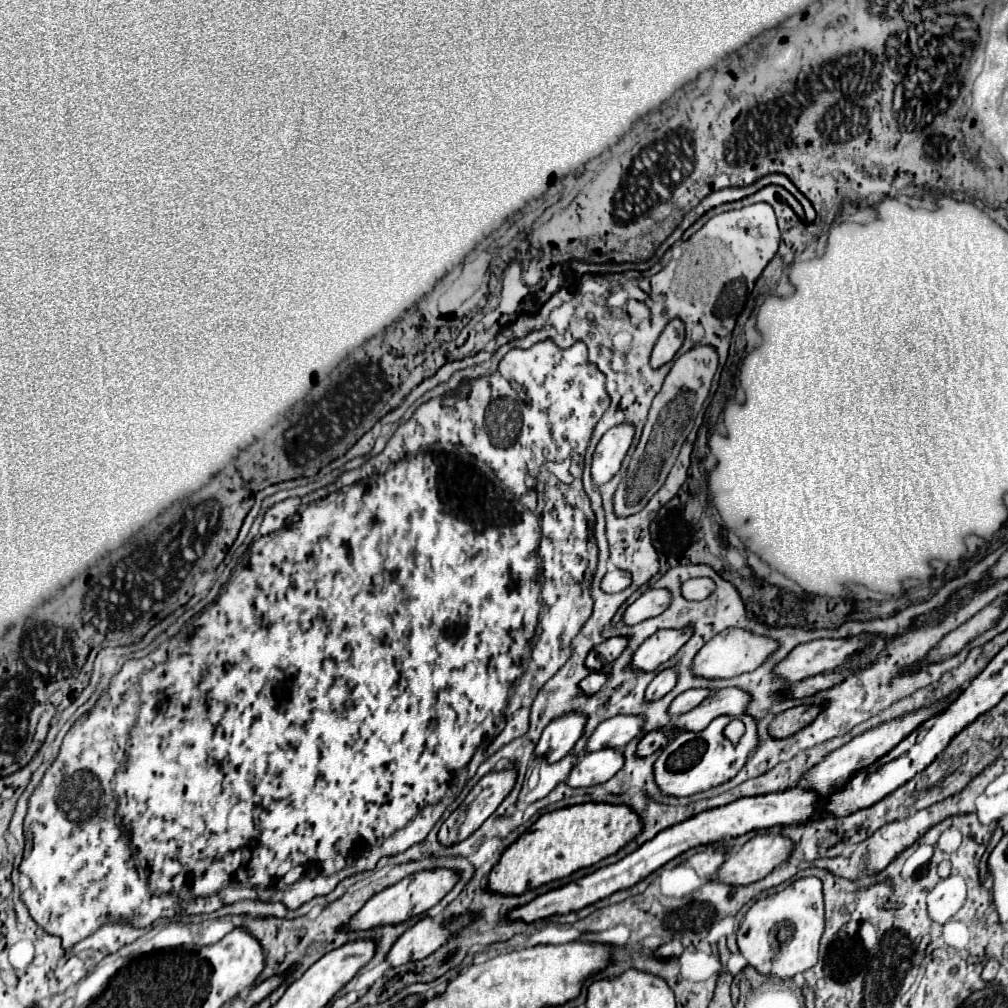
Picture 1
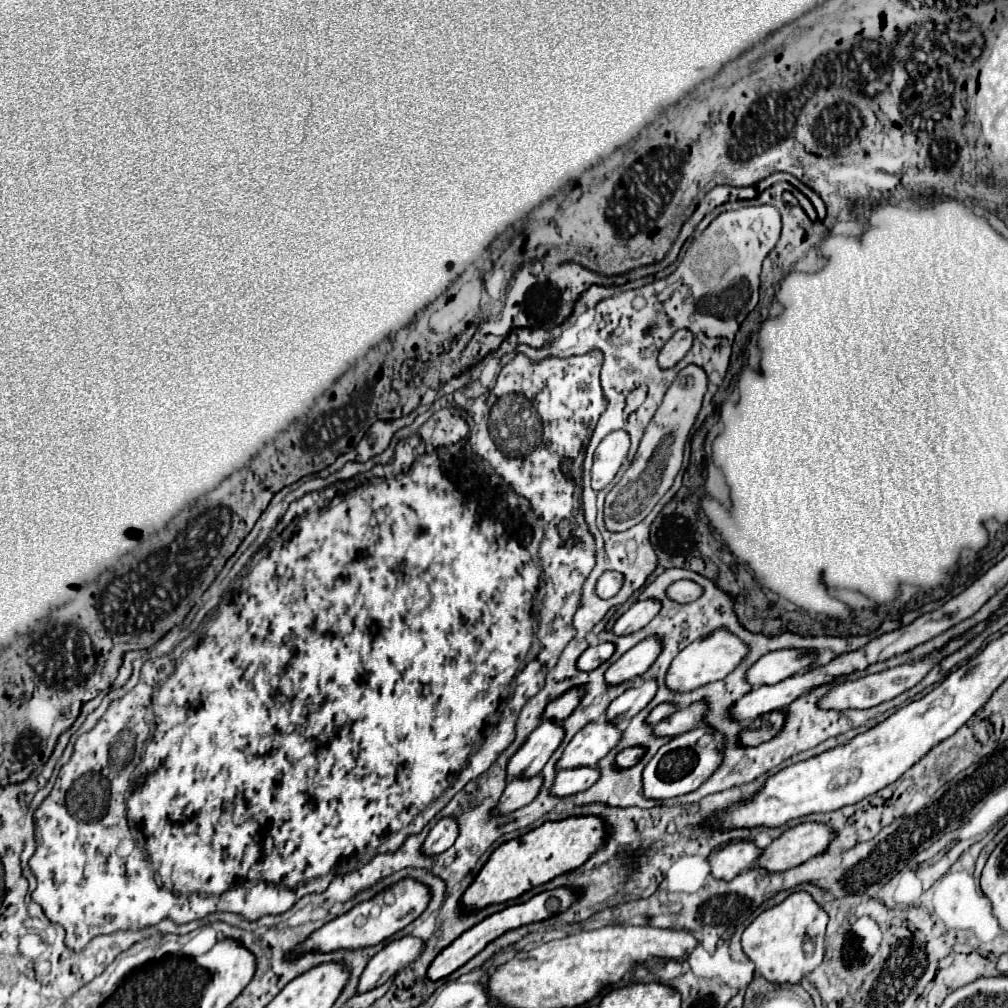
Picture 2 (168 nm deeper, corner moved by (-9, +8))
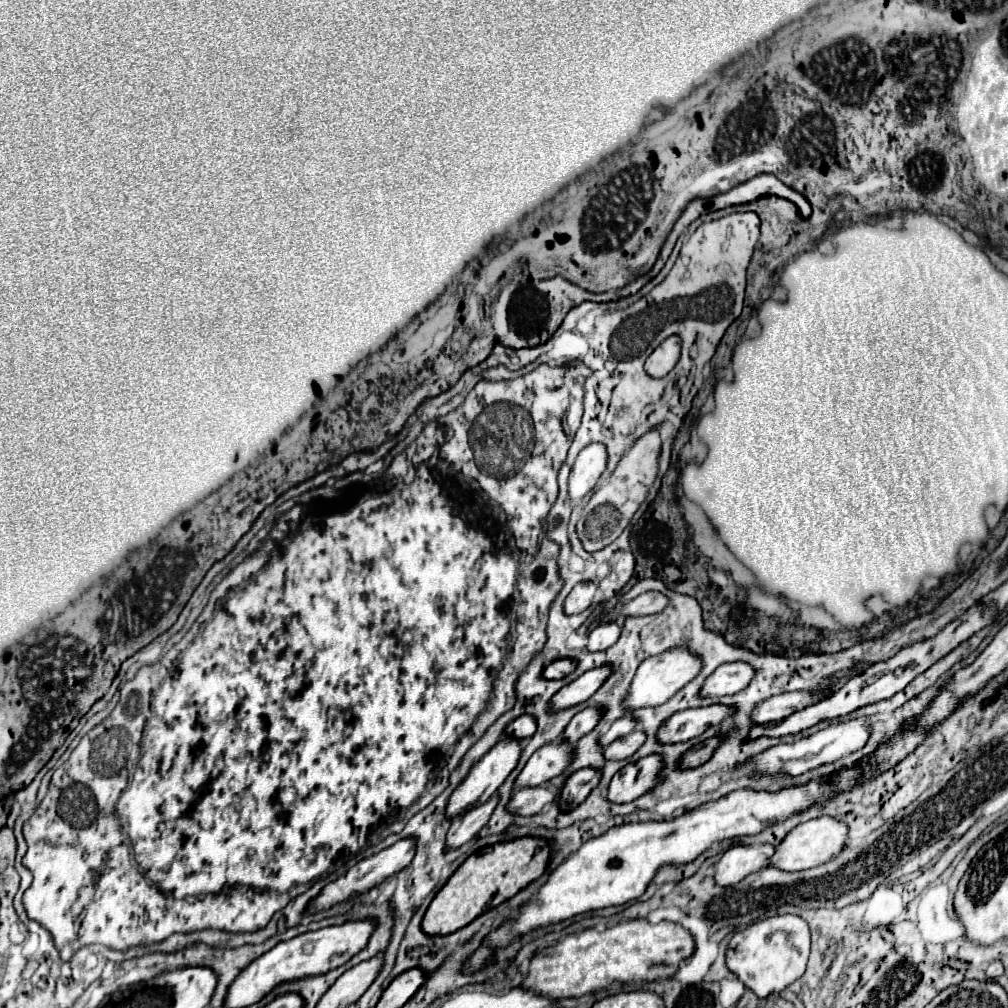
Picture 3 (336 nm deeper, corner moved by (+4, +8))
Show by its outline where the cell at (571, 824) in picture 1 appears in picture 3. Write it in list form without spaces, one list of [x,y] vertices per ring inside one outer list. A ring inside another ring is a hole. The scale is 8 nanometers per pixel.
[[[530,836],[516,838],[512,842],[500,842],[492,848],[486,848],[482,854],[472,854],[430,902],[422,918],[422,932],[428,936],[446,936],[468,926],[482,912],[496,908],[516,892],[526,888],[530,882],[540,878],[546,870],[548,858],[550,852],[546,848],[546,840]]]

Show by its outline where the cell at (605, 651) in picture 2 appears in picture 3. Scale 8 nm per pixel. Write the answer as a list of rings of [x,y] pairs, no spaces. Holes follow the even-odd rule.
[[[554,660],[550,666],[544,668],[542,678],[546,680],[560,680],[564,676],[568,676],[574,670],[574,662],[572,660]]]

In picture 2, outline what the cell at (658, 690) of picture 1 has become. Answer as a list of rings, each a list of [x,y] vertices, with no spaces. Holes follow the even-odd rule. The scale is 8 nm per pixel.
[[[645,680],[641,686],[633,686],[611,702],[607,708],[607,720],[611,724],[623,726],[637,712],[641,712],[657,694],[657,680]]]

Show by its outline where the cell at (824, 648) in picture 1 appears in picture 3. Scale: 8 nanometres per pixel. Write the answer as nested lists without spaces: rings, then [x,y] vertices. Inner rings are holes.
[[[732,662],[718,666],[702,684],[700,696],[730,696],[746,688],[746,684],[752,680],[754,670],[748,664]]]

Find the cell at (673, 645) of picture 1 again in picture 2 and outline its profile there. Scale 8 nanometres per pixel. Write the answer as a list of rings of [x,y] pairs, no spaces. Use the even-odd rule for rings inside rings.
[[[649,636],[641,640],[629,652],[625,652],[615,664],[609,666],[609,670],[605,672],[607,684],[621,684],[633,680],[635,676],[645,674],[651,668],[651,664],[657,660],[661,650],[663,650],[663,642],[659,636]]]

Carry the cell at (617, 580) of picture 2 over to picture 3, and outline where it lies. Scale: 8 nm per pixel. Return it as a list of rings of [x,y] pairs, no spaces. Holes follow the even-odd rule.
[[[586,582],[576,584],[568,594],[568,598],[564,600],[564,614],[570,616],[570,614],[584,612],[592,604],[594,592],[596,592],[596,584],[586,584]]]

